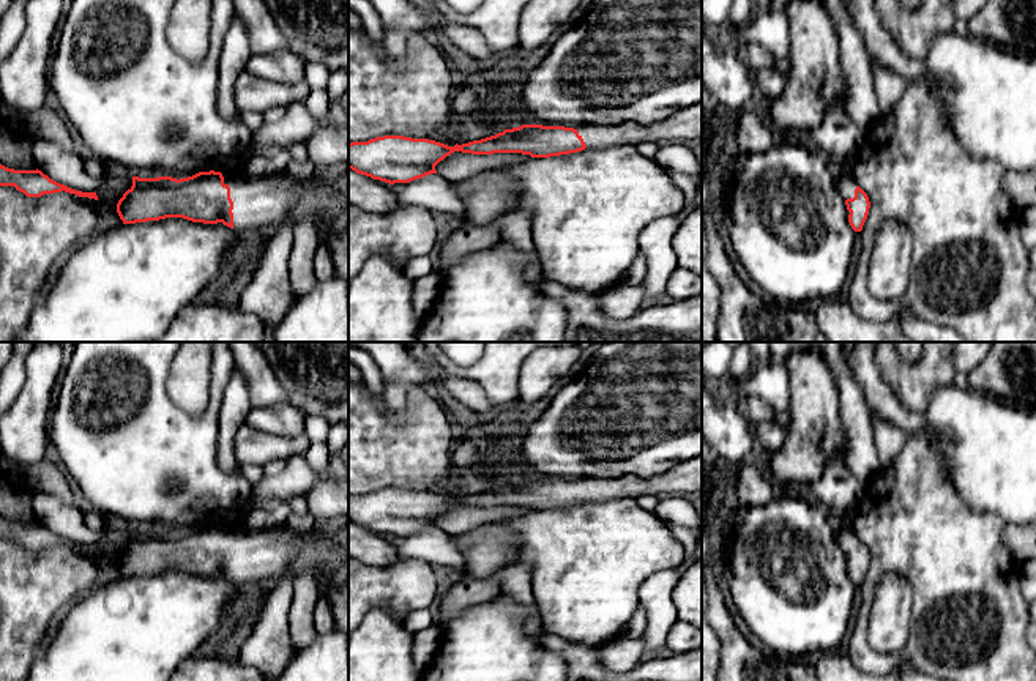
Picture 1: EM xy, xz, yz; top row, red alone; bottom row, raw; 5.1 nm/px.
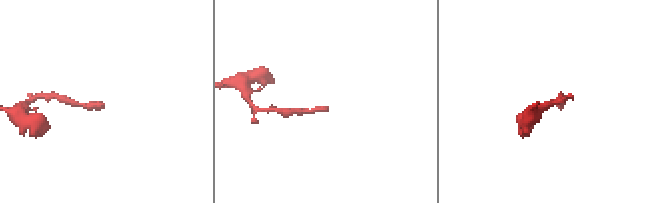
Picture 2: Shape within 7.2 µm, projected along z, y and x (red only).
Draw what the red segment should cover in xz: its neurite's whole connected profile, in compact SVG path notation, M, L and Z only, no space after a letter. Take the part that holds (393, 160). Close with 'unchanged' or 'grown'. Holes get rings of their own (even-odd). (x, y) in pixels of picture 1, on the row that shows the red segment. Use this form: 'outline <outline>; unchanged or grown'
outline M702 102L681 109L656 123L624 121L612 126L522 125L495 136L448 147L429 139L383 136L367 142L348 143L348 169L389 184L410 183L430 173L454 151L471 154L522 153L531 158L550 158L577 153L585 148L639 145L643 142L695 143L702 140Z; grown

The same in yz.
outline M847 169L837 180L837 188L847 205L848 222L855 232L861 232L867 219L870 202L867 194L855 183L850 169Z; grown

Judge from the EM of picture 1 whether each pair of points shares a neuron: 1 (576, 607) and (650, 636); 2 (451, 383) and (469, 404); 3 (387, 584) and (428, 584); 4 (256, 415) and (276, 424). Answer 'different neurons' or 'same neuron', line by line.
1: different neurons
2: same neuron
3: same neuron
4: same neuron

